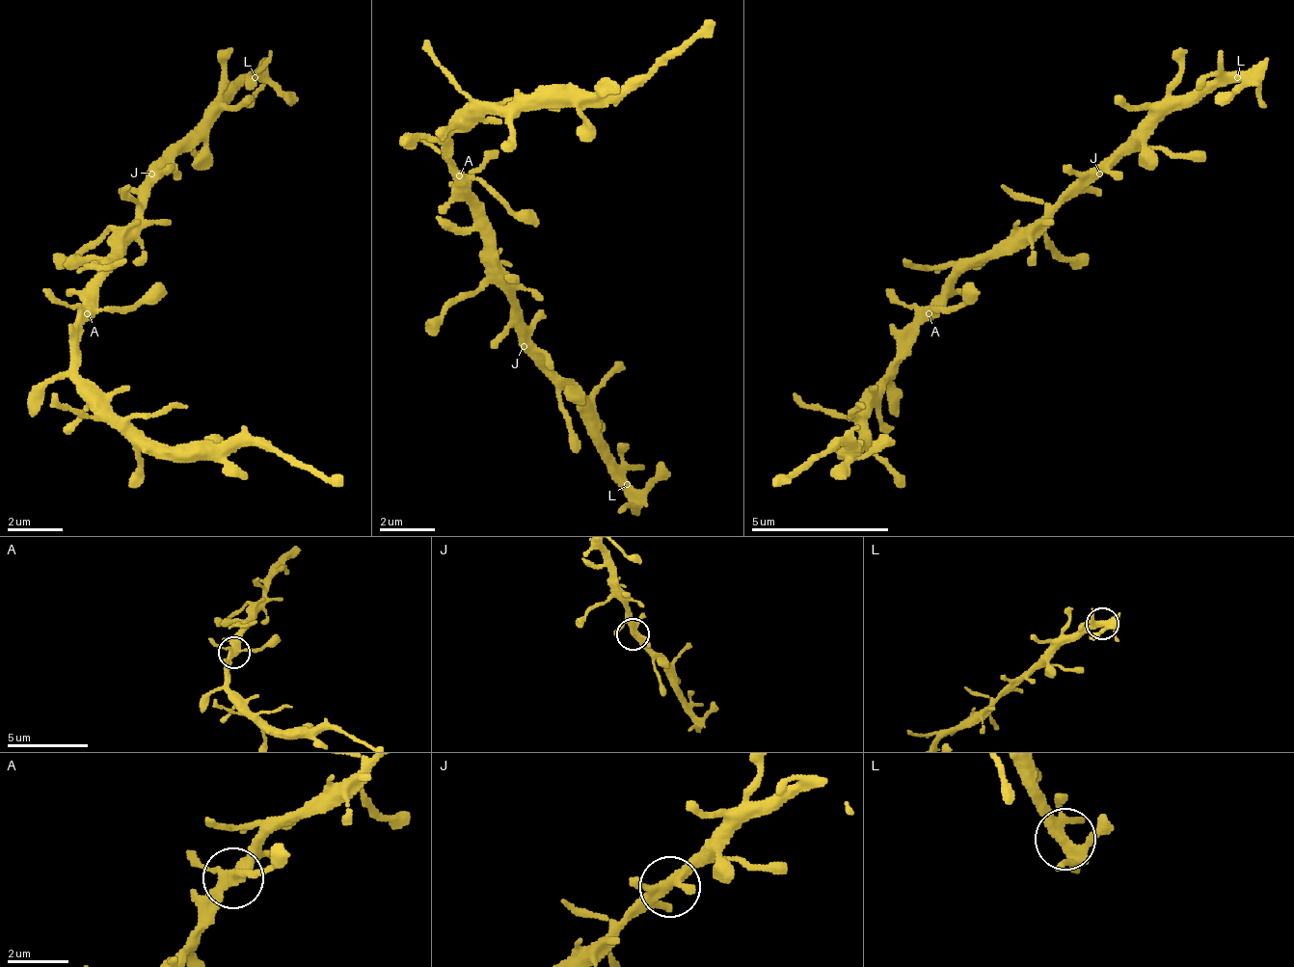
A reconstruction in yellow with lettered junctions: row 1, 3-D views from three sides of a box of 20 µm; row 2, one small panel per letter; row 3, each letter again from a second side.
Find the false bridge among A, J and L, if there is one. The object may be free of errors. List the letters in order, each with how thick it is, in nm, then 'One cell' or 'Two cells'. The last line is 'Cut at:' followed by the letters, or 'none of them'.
A: Thickness 320 nm. One cell
J: Thickness 320 nm. One cell
L: Thickness 320 nm. One cell
Cut at: none of them

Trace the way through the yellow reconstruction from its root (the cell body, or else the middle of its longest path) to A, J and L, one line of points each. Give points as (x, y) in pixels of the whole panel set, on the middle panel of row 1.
A: (468, 201), (468, 180), (461, 174)
J: (468, 201), (468, 208), (482, 222), (482, 263), (489, 270), (489, 277), (509, 298), (509, 333), (524, 346)
L: (468, 201), (482, 222), (482, 263), (509, 298), (509, 325), (592, 415), (592, 443), (627, 484)

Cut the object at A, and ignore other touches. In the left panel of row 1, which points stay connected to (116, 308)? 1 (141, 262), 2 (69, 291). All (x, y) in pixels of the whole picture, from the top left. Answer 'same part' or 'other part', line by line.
1: other part
2: other part

